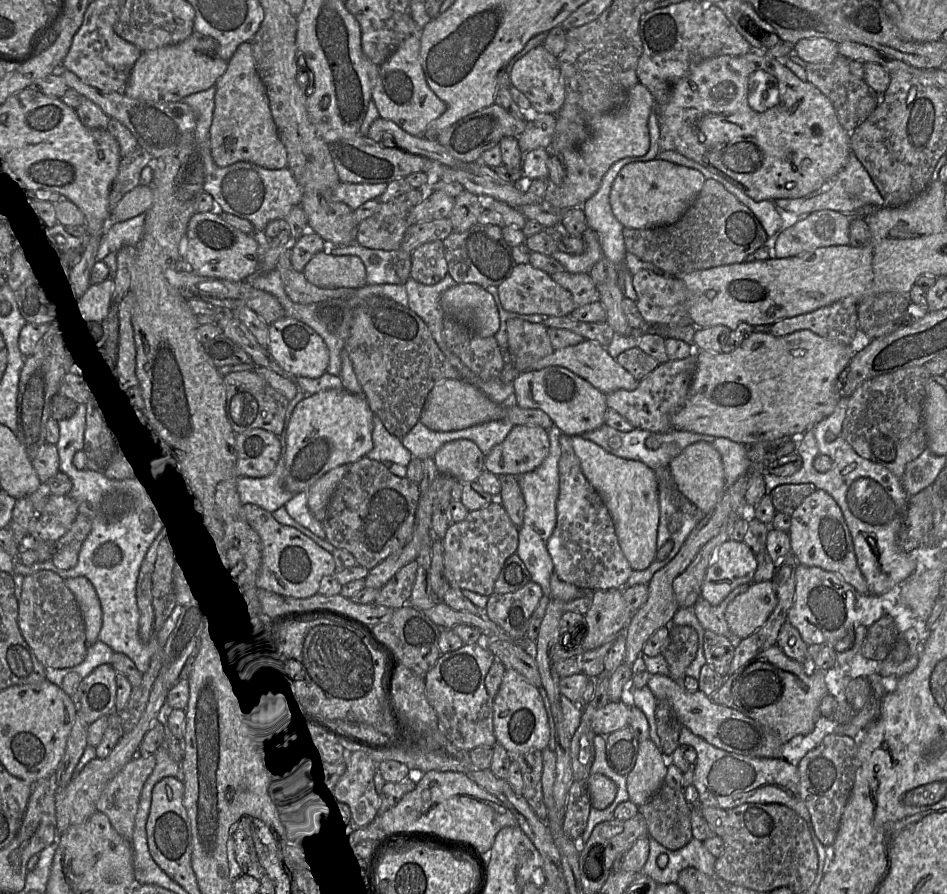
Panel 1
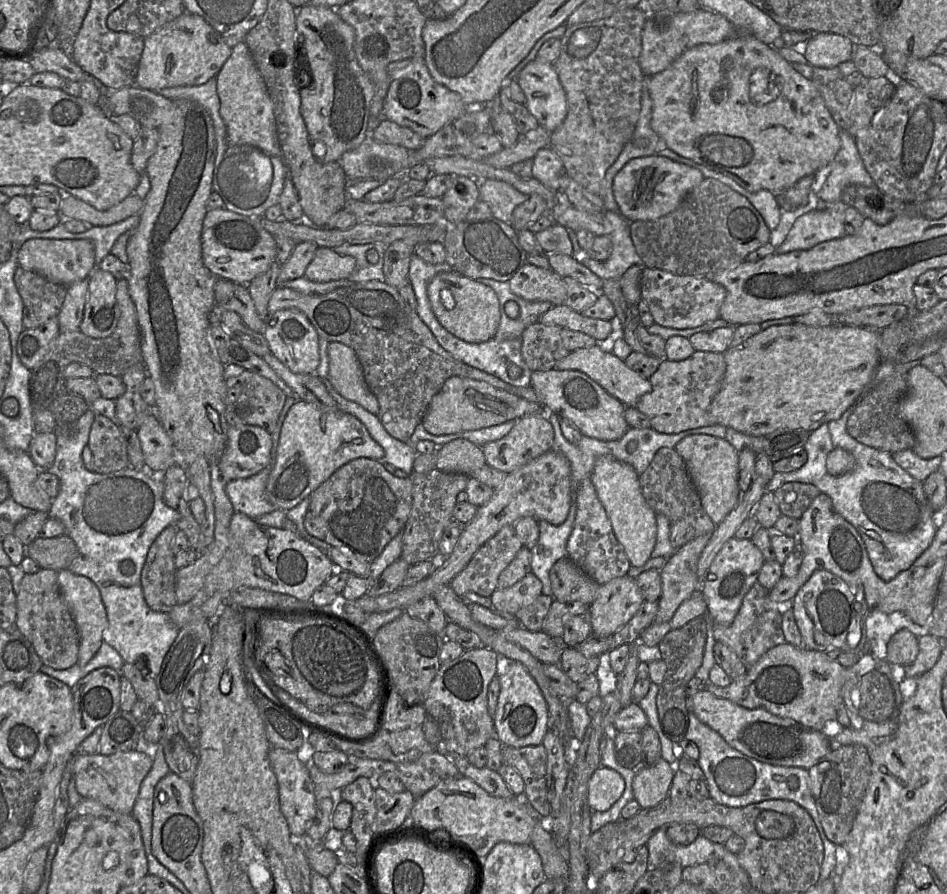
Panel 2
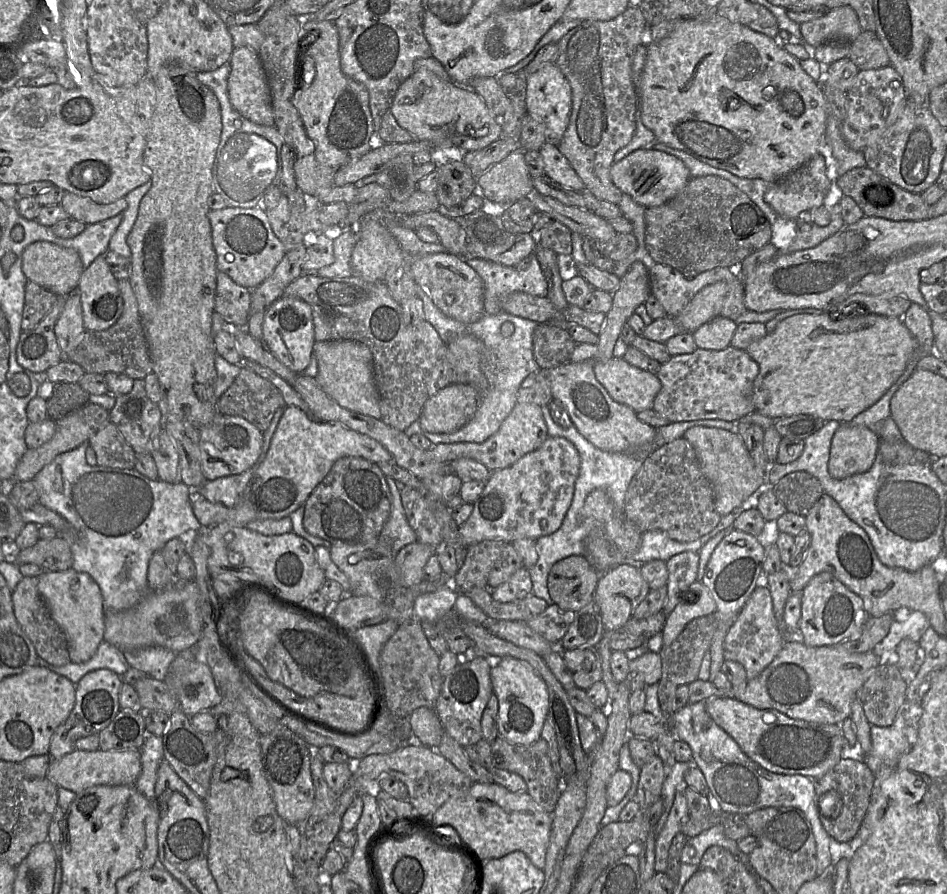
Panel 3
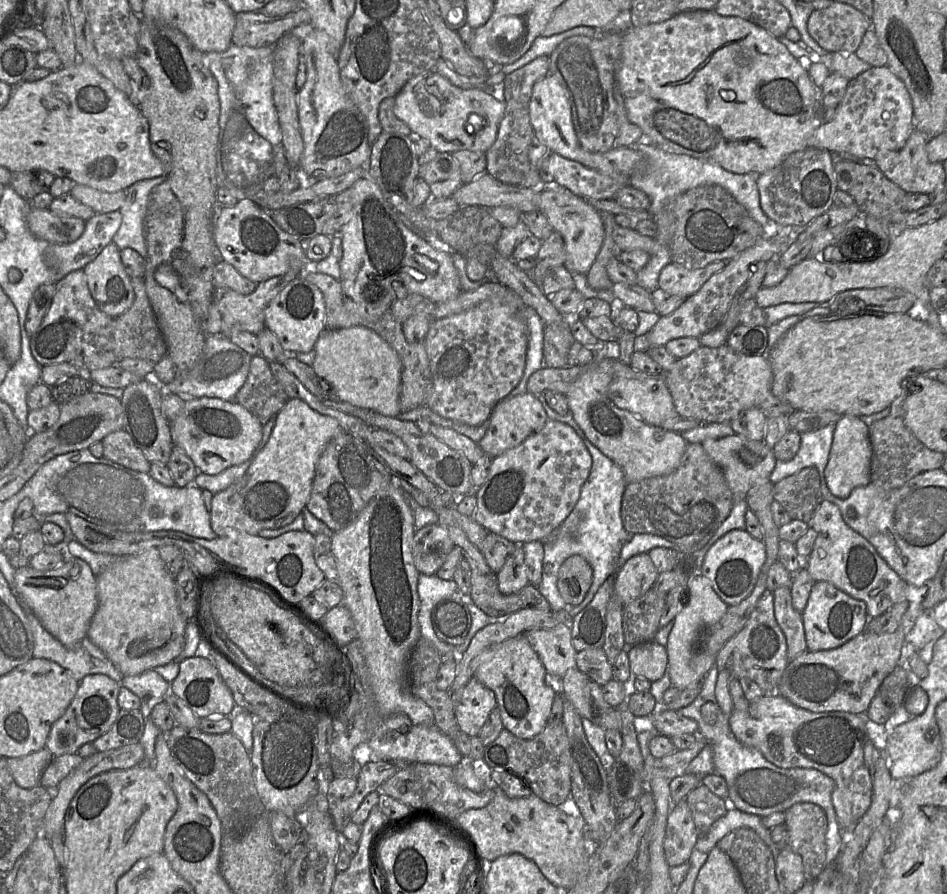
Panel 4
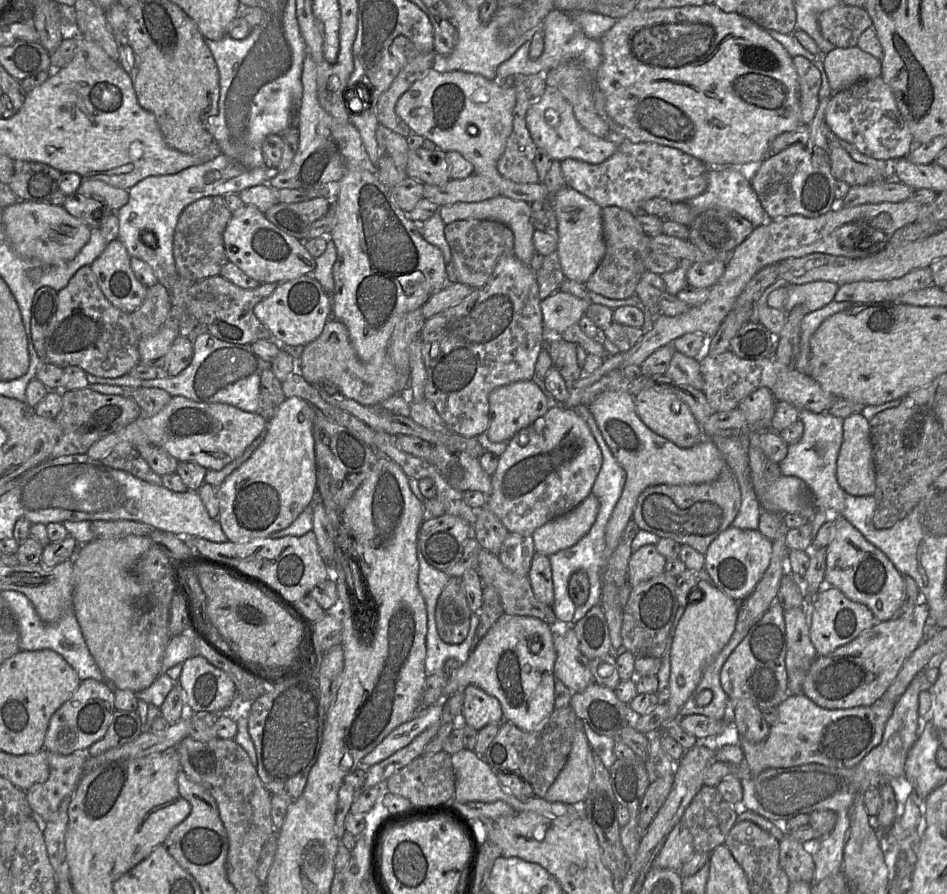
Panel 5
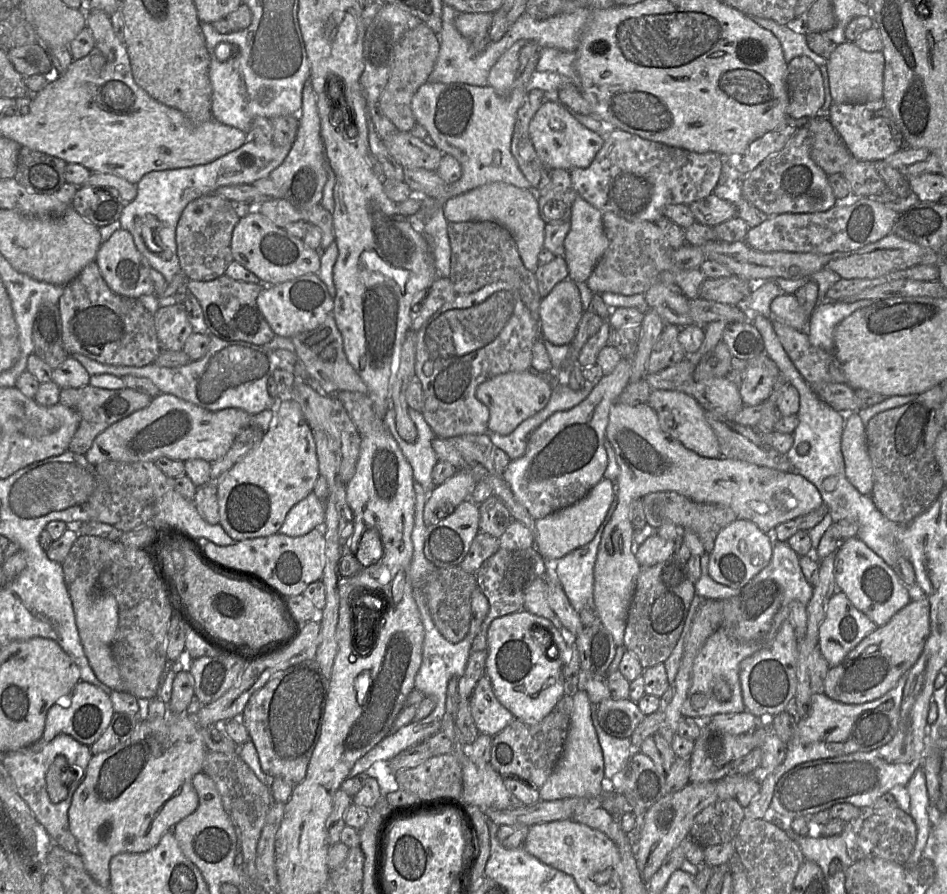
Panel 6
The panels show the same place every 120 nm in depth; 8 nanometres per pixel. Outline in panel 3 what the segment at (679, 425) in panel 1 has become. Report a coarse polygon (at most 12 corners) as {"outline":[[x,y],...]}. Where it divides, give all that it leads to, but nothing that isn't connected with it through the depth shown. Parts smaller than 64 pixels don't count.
{"outline":[[902,318],[781,321],[746,352],[757,412],[850,423],[903,374]]}

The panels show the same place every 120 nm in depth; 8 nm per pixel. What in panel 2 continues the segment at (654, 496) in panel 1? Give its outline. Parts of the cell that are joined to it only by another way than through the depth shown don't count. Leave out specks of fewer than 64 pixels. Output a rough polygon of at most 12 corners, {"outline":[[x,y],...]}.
{"outline":[[601,456],[590,475],[631,566],[657,540],[657,513],[630,465]]}

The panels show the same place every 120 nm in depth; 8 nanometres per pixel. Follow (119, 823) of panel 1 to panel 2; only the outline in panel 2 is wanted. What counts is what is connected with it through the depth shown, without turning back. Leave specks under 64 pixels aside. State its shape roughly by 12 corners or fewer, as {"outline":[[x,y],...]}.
{"outline":[[150,749],[77,753],[82,799],[132,814]]}

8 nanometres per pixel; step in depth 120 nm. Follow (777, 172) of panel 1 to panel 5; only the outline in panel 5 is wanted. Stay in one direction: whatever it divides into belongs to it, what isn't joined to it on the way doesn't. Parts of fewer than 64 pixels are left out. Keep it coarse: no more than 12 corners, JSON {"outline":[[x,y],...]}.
{"outline":[[714,3],[600,39],[633,142],[760,163],[801,125],[793,58]]}

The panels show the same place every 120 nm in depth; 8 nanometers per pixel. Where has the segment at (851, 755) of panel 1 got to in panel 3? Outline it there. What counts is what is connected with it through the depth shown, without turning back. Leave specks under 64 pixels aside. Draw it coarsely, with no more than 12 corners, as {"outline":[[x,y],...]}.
{"outline":[[843,758],[816,779],[817,806],[838,842],[858,833],[875,776]]}

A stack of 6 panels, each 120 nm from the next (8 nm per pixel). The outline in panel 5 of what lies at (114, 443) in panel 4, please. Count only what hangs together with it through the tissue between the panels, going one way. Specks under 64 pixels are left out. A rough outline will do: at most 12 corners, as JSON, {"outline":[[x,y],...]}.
{"outline":[[123,442],[101,459],[108,467],[162,485],[138,449]]}

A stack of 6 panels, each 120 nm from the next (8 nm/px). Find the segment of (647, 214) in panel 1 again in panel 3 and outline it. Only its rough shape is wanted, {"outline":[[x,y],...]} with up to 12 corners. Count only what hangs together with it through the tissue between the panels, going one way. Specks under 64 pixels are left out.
{"outline":[[641,148],[610,178],[634,202],[666,203],[690,181],[677,157]]}

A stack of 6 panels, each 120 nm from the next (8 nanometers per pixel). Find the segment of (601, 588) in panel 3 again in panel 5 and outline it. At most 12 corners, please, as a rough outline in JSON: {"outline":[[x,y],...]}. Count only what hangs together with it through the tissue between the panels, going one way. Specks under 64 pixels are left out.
{"outline":[[656,545],[632,553],[627,583],[636,587],[665,570]]}

